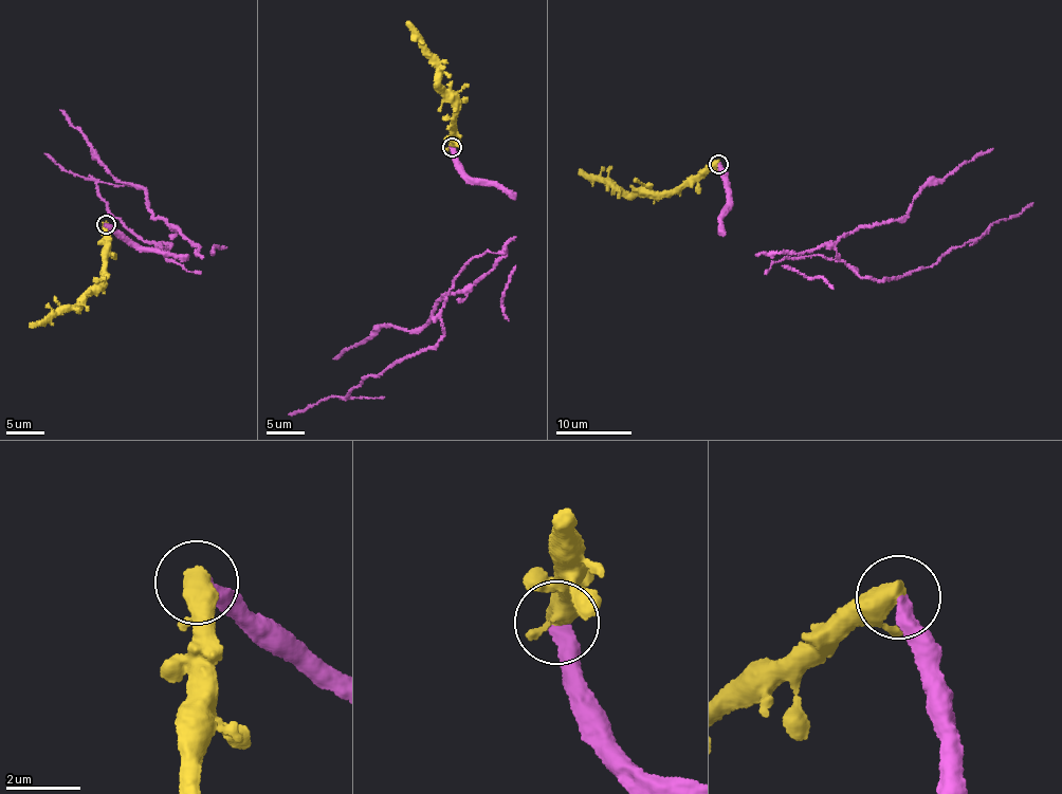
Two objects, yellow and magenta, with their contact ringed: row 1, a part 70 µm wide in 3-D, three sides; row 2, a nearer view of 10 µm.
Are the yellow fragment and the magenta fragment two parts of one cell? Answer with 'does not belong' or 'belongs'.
does not belong

